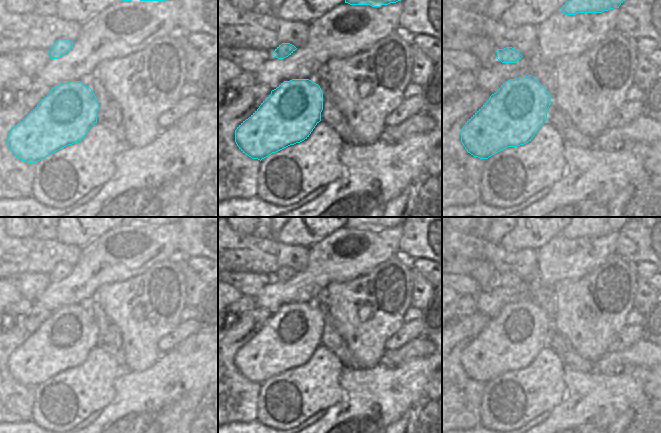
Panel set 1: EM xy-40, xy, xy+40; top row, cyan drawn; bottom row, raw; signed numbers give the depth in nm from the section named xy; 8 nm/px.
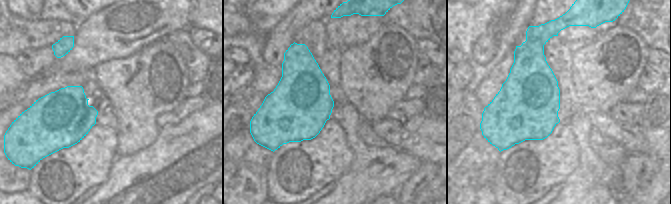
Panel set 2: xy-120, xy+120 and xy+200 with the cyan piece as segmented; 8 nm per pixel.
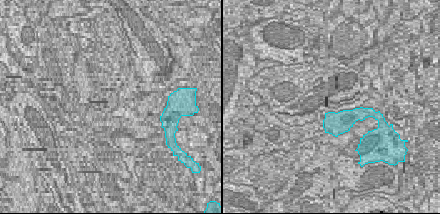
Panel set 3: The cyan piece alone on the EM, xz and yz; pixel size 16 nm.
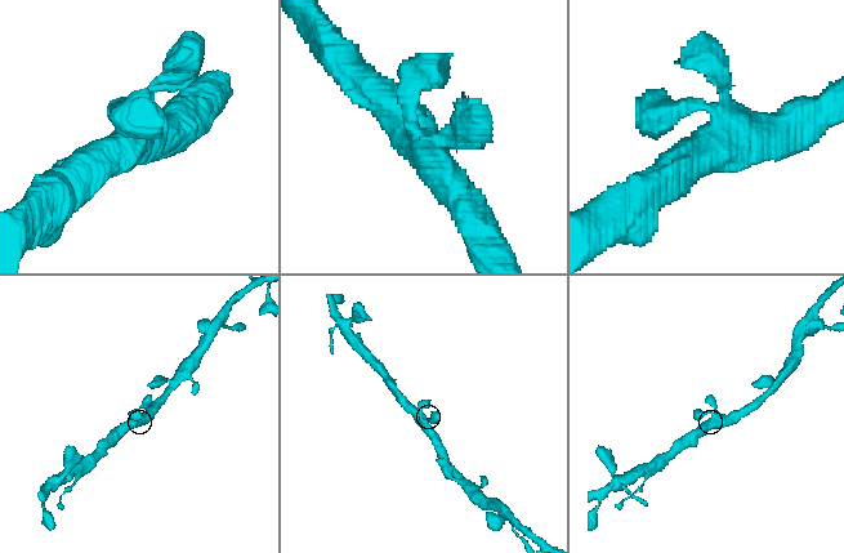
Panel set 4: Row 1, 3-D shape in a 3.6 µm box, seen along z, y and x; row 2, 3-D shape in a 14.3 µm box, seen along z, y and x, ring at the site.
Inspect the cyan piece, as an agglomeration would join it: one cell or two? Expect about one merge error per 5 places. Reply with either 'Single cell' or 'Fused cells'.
Single cell

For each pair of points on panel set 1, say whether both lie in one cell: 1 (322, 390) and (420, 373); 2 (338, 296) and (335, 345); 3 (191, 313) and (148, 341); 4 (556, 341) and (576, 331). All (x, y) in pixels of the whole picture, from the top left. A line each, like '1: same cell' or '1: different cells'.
1: different cells
2: different cells
3: different cells
4: different cells

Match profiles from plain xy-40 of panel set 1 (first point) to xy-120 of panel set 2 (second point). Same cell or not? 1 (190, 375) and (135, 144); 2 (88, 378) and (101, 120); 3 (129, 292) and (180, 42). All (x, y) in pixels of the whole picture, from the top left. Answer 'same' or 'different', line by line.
1: different
2: different
3: different

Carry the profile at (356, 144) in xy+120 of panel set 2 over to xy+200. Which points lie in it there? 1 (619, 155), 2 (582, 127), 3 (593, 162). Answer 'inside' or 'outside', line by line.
1: outside
2: inside
3: inside

